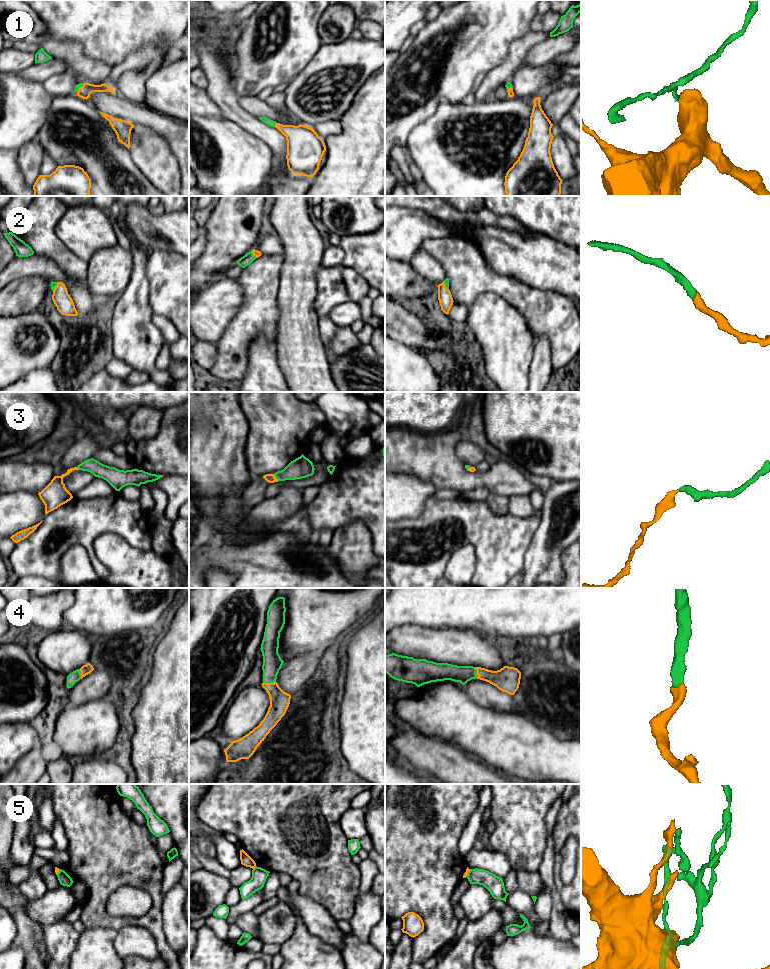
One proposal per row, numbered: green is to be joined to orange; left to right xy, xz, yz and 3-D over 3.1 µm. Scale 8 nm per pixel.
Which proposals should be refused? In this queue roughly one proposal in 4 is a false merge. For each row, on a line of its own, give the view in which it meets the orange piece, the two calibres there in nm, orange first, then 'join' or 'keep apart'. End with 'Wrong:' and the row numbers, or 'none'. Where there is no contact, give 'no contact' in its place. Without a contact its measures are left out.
1: meets orange in xz; 240 nm thick on the orange side, 50 nm on the other; join
2: meets orange in xy; 140 nm thick on the orange side, 50 nm on the other; join
3: meets orange in xz; 70 nm thick on the orange side, 170 nm on the other; join
4: meets orange in xz; 160 nm thick on the orange side, 160 nm on the other; join
5: meets orange in xz; 90 nm thick on the orange side, 130 nm on the other; keep apart
Wrong: 5

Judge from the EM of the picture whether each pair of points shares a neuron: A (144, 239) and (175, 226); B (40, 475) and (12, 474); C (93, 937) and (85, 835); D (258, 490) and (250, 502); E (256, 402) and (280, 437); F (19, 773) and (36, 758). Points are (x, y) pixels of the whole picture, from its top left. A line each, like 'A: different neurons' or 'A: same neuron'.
A: same neuron
B: same neuron
C: different neurons
D: same neuron
E: same neuron
F: same neuron

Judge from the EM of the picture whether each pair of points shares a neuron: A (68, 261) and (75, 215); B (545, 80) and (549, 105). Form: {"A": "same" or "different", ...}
{"A": "different", "B": "different"}

